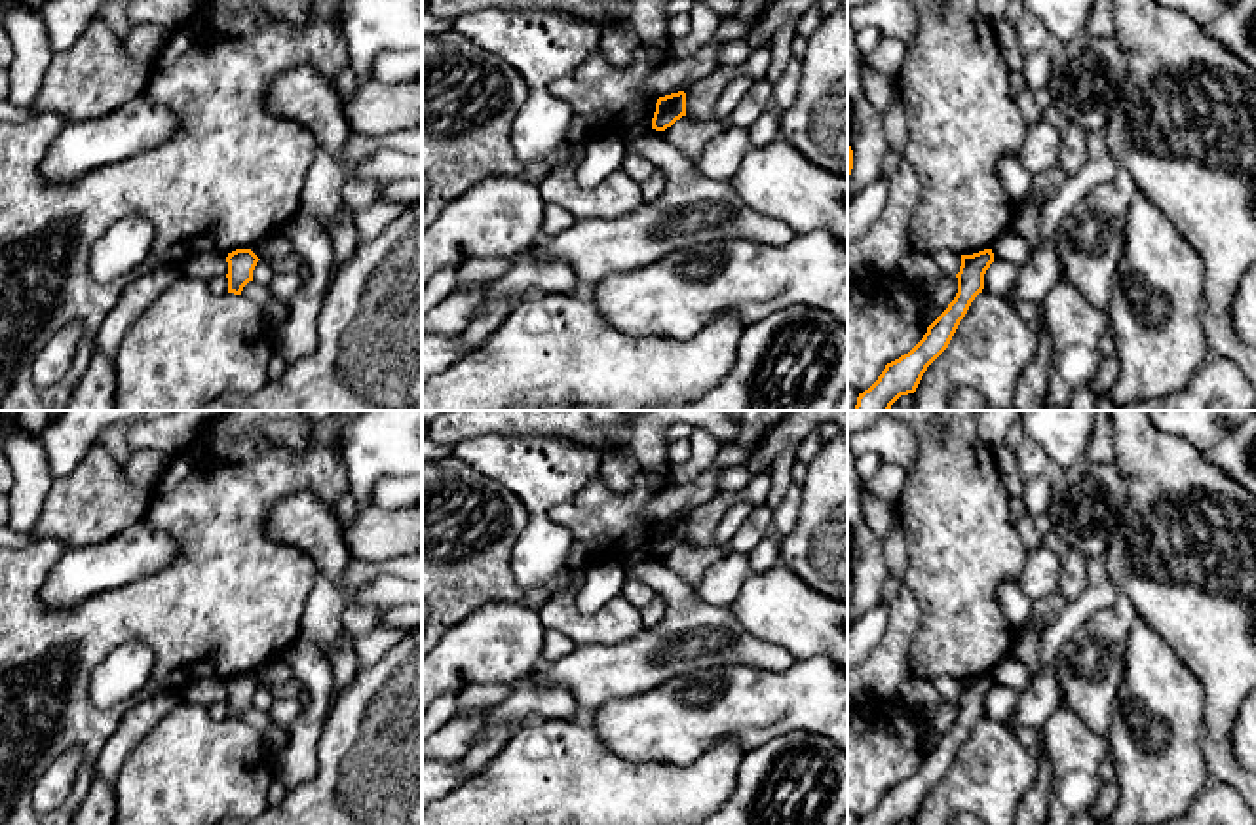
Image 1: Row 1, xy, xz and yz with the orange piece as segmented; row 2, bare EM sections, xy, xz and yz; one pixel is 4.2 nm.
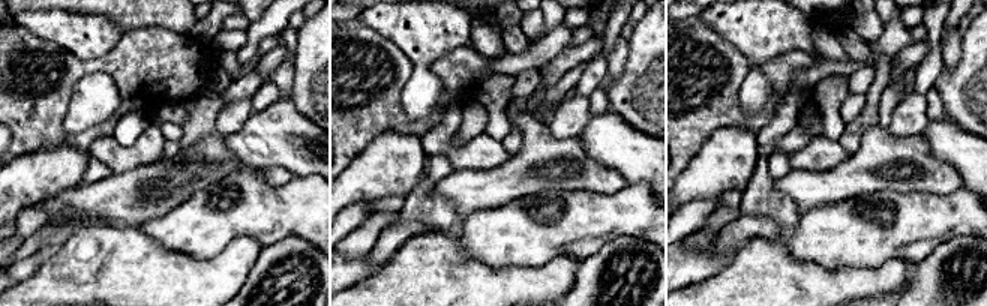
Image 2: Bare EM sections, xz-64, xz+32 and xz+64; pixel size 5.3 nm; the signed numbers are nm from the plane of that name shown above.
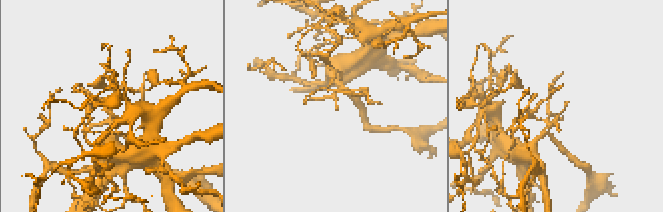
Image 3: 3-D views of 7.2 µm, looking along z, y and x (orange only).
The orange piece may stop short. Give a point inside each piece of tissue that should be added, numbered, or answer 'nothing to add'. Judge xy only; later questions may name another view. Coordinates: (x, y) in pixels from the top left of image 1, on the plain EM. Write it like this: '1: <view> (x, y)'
nothing to add

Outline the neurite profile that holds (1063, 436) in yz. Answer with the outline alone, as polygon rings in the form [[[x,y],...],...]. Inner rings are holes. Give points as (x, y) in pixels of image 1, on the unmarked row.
[[[1030,411],[1018,416],[1026,439],[1037,443],[1053,470],[1083,460],[1098,411]]]

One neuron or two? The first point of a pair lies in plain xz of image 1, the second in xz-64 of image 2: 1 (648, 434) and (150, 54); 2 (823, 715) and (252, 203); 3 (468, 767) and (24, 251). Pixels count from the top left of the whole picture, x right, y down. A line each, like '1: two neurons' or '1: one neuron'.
1: two neurons
2: one neuron
3: two neurons

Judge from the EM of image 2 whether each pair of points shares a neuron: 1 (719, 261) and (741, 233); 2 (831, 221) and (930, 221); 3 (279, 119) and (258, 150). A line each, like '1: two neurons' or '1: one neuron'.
1: two neurons
2: one neuron
3: one neuron

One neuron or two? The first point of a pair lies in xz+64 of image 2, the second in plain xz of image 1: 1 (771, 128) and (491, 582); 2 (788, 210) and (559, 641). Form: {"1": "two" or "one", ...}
{"1": "two", "2": "two"}

